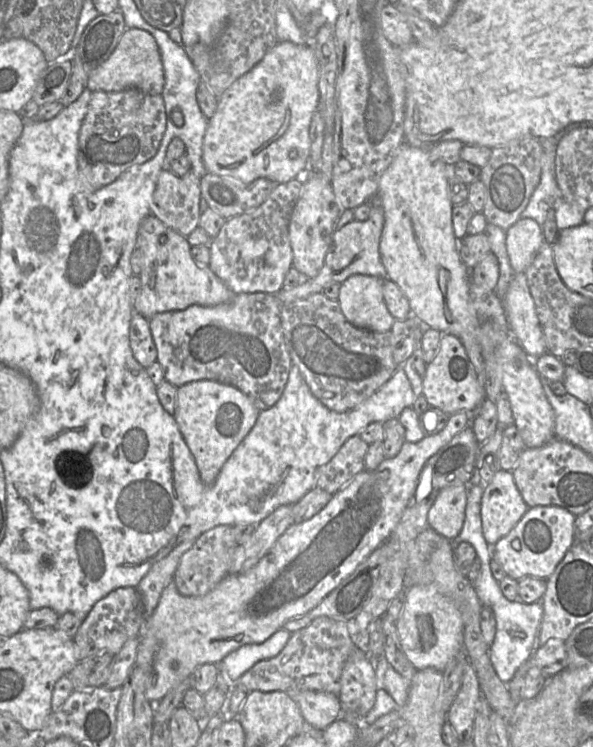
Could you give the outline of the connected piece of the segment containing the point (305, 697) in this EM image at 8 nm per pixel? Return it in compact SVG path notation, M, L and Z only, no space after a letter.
M305 690L290 696L298 704L307 726L319 731L323 731L342 714L342 705L336 694Z

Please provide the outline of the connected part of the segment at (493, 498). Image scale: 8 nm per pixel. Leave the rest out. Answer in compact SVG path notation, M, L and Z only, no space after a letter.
M497 471L484 486L481 498L482 532L493 546L507 535L528 510L519 493L511 471Z

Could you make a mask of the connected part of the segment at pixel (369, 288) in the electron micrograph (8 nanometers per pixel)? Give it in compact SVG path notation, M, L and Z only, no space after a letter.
M362 274L351 275L340 284L337 301L349 323L373 332L387 332L392 328L395 319L391 316L384 303L382 285L383 280Z

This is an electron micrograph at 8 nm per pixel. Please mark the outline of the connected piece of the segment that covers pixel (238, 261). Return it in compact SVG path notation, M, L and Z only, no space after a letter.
M296 176L286 183L274 186L266 200L250 212L234 216L225 221L218 235L208 244L210 270L234 293L263 292L275 295L283 286L286 273L292 267L292 249L288 236L288 225L292 210L300 196L303 176Z

